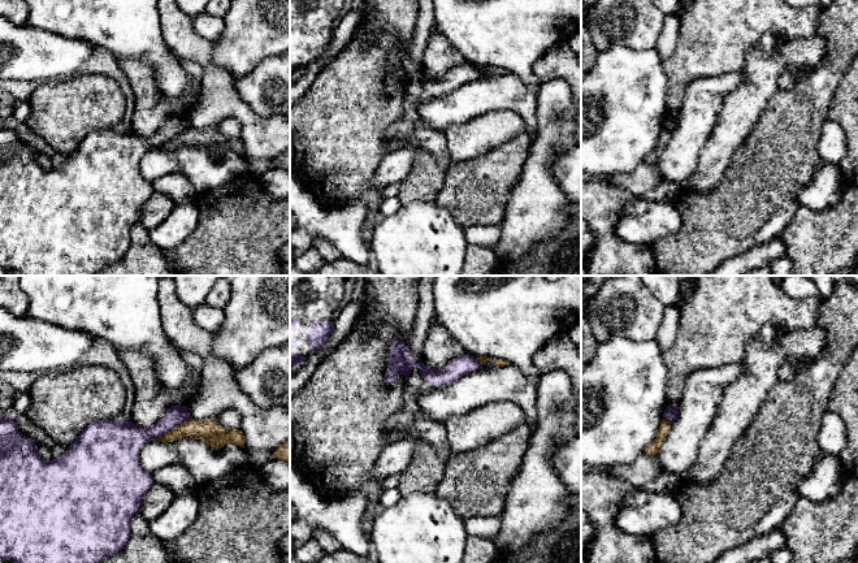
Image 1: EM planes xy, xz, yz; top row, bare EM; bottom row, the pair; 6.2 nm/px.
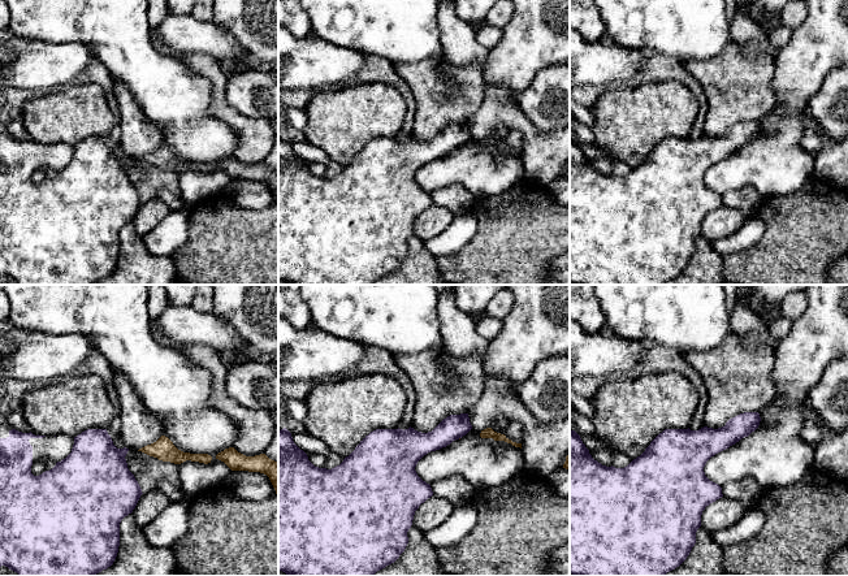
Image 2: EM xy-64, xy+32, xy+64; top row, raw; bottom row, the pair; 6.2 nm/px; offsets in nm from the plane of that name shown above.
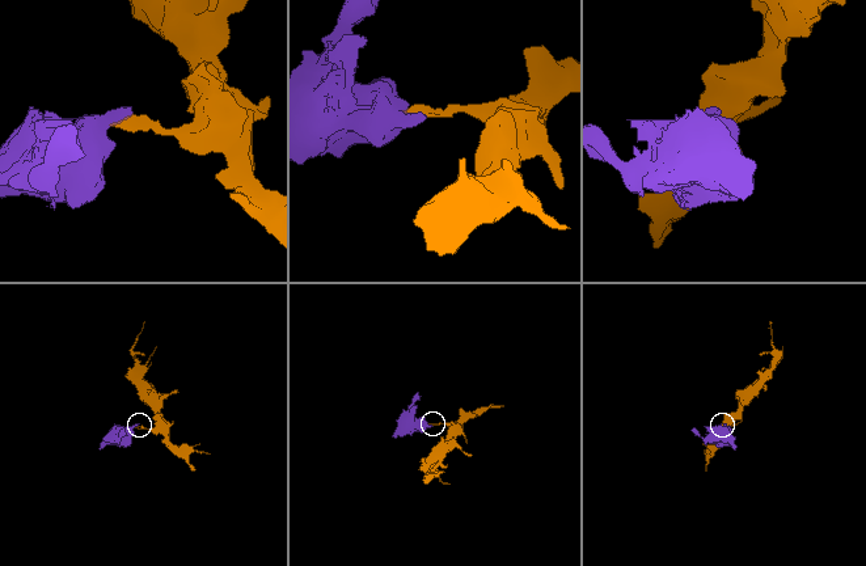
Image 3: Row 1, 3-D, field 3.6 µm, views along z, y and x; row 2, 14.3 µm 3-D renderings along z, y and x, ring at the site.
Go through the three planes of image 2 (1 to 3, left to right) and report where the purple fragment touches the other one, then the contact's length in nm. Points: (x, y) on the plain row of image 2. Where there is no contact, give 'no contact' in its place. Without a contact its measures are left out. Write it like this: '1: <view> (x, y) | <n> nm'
1: no contact
2: no contact
3: no contact

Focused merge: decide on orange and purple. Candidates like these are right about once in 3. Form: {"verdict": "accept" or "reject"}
{"verdict": "reject"}

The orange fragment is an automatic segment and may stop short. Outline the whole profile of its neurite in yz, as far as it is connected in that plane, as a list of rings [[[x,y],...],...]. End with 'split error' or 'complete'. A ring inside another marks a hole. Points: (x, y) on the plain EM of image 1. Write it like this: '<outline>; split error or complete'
[[[663,127],[663,130],[659,135],[659,140],[656,143],[655,150],[646,156],[645,163],[649,164],[649,165],[656,164],[658,160],[659,160],[660,153],[666,148],[670,139],[671,139],[671,133],[667,129]]]; complete

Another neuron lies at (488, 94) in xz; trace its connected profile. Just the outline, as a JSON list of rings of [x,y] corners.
[[[514,73],[482,74],[478,79],[417,107],[424,122],[439,131],[445,131],[450,125],[462,125],[497,111],[515,112],[528,125],[532,138],[536,135],[537,91]]]

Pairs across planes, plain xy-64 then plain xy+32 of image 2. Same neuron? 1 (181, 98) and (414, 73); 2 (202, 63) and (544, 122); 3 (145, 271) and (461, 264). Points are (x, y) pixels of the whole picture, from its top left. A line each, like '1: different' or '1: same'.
1: different
2: different
3: different

